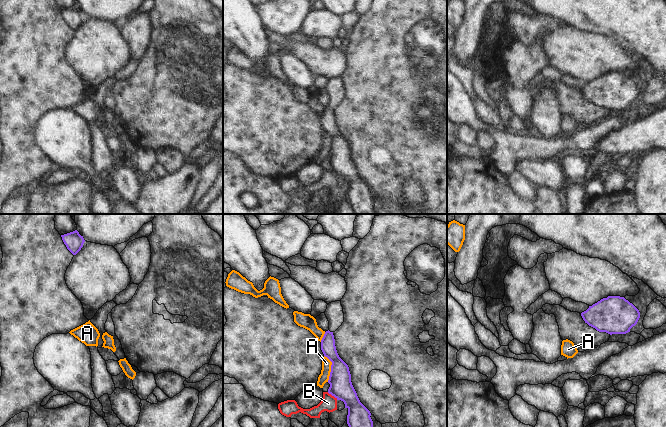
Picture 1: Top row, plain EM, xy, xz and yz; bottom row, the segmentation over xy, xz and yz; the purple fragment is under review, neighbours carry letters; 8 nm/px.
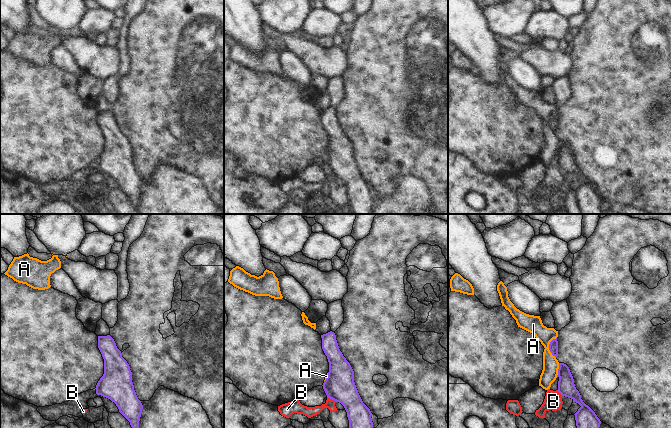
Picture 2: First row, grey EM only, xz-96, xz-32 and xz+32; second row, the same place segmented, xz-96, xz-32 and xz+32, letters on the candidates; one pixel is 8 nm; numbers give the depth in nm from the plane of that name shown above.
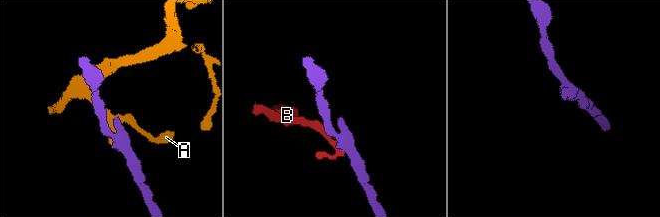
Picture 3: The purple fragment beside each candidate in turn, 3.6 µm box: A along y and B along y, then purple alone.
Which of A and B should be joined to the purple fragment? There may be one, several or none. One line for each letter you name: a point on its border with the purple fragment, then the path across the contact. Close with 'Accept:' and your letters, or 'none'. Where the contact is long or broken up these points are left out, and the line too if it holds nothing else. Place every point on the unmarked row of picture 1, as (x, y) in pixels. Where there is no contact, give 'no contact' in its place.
Accept: none

